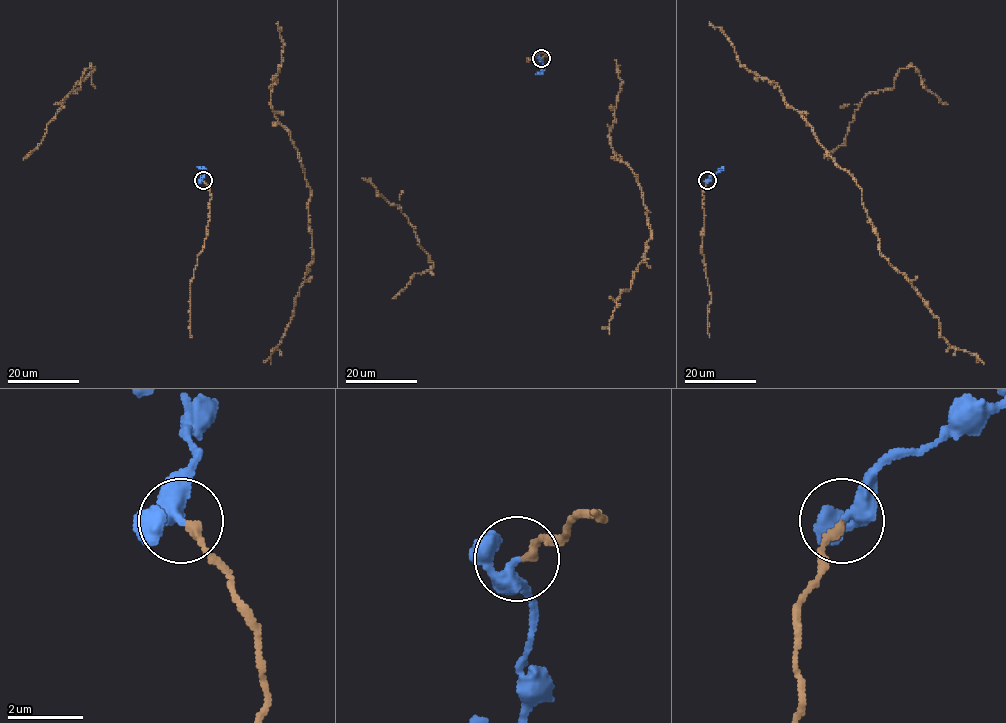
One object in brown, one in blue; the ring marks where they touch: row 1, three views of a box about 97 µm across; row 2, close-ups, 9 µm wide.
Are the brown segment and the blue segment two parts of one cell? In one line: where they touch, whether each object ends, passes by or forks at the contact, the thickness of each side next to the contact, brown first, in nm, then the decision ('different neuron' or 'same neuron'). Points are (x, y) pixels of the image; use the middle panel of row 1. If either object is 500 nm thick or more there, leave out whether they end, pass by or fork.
place (541, 58); brown ends; blue passes by; calibres 220 and 340 nm; same neuron

